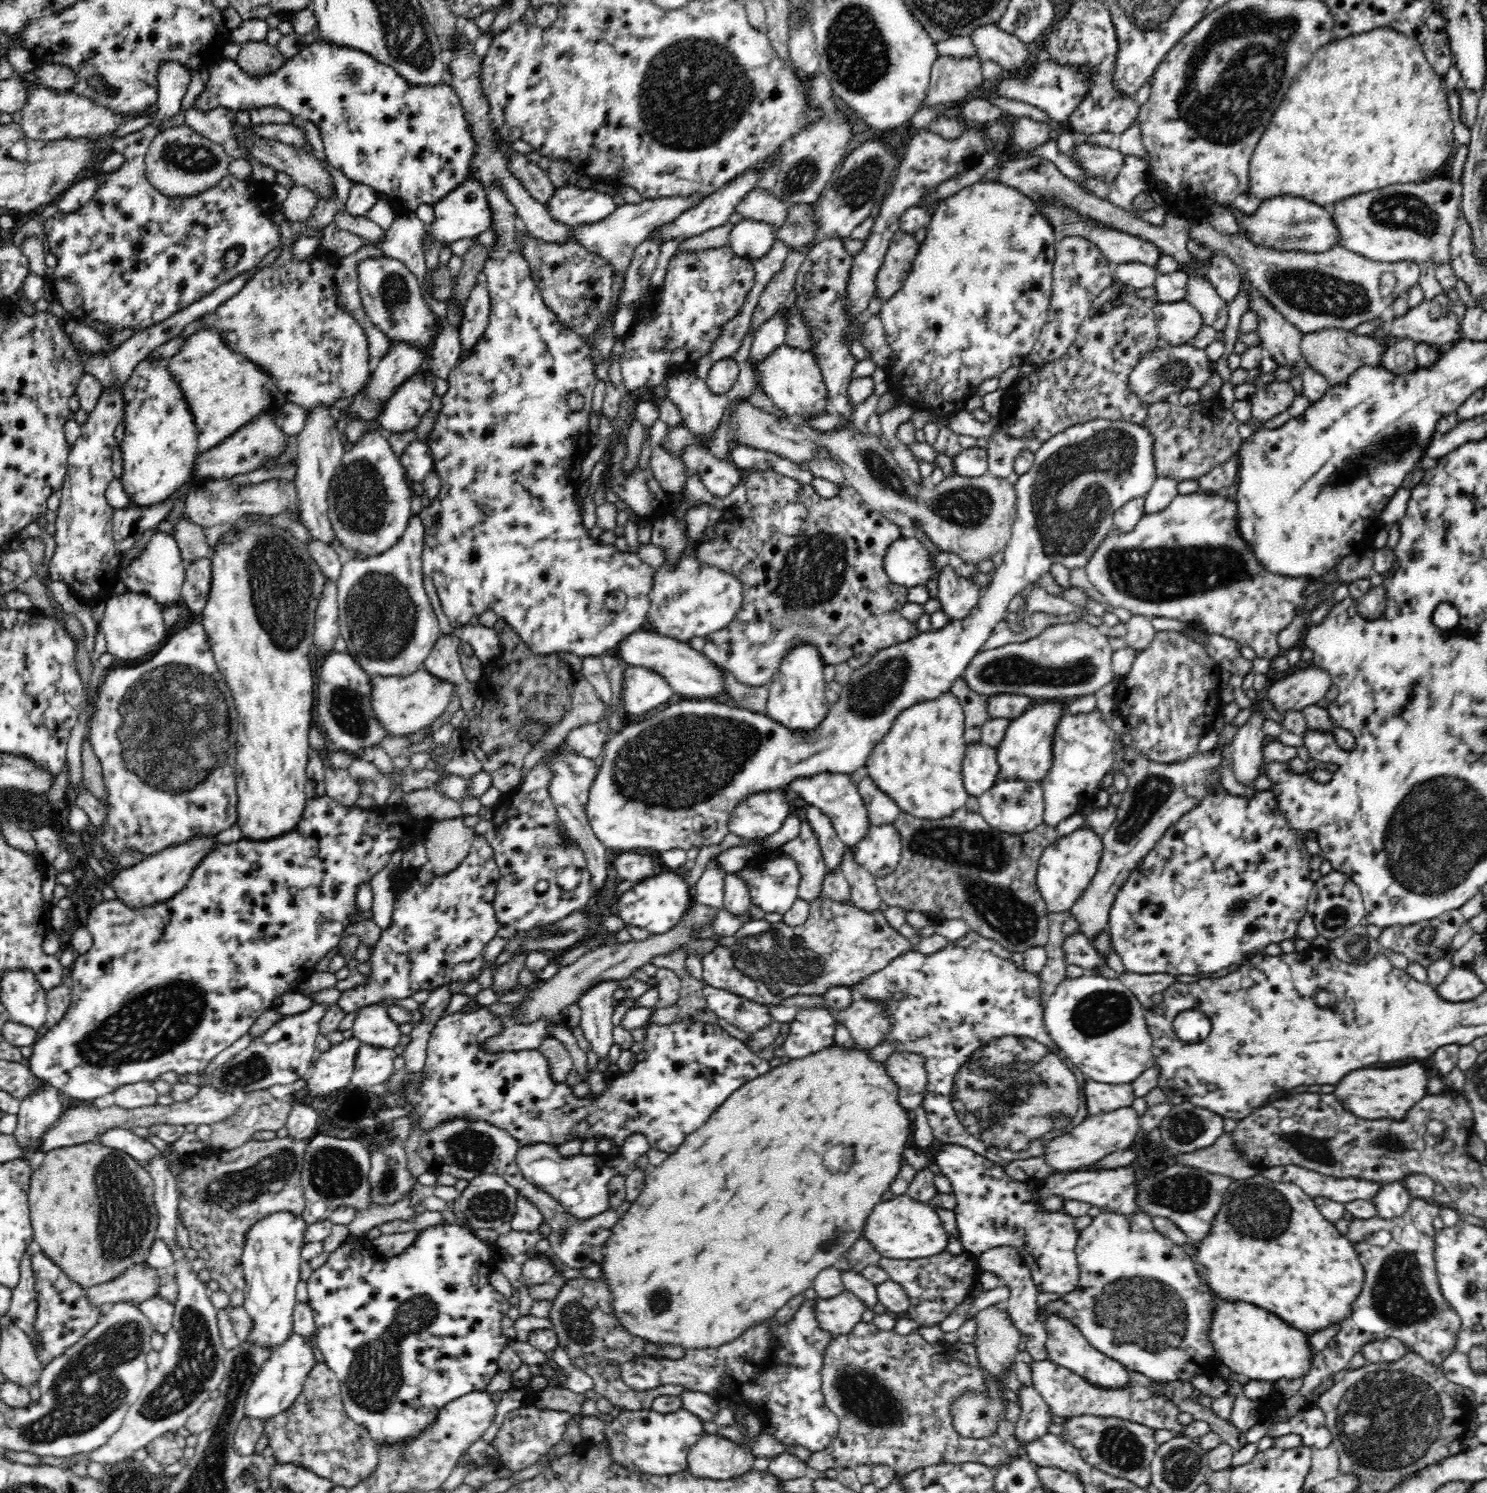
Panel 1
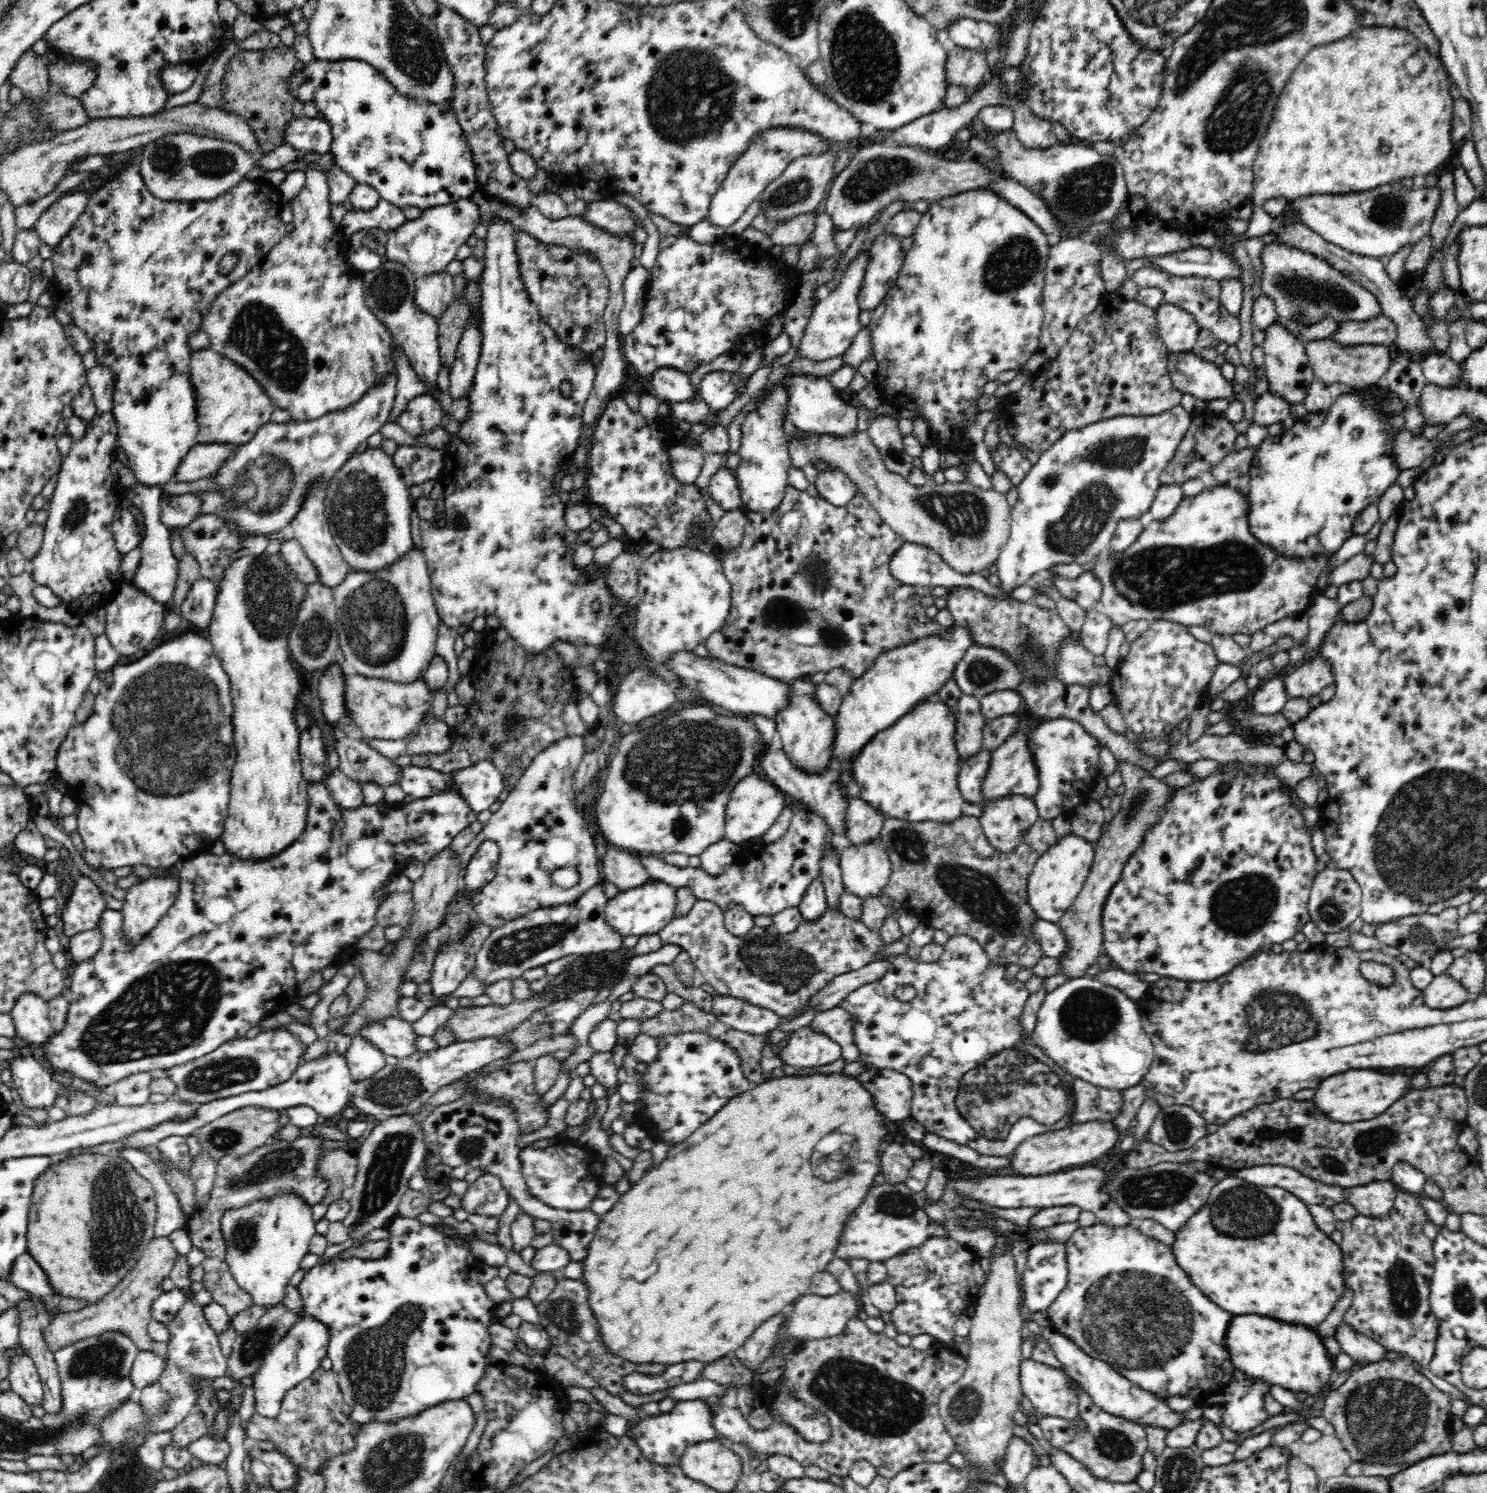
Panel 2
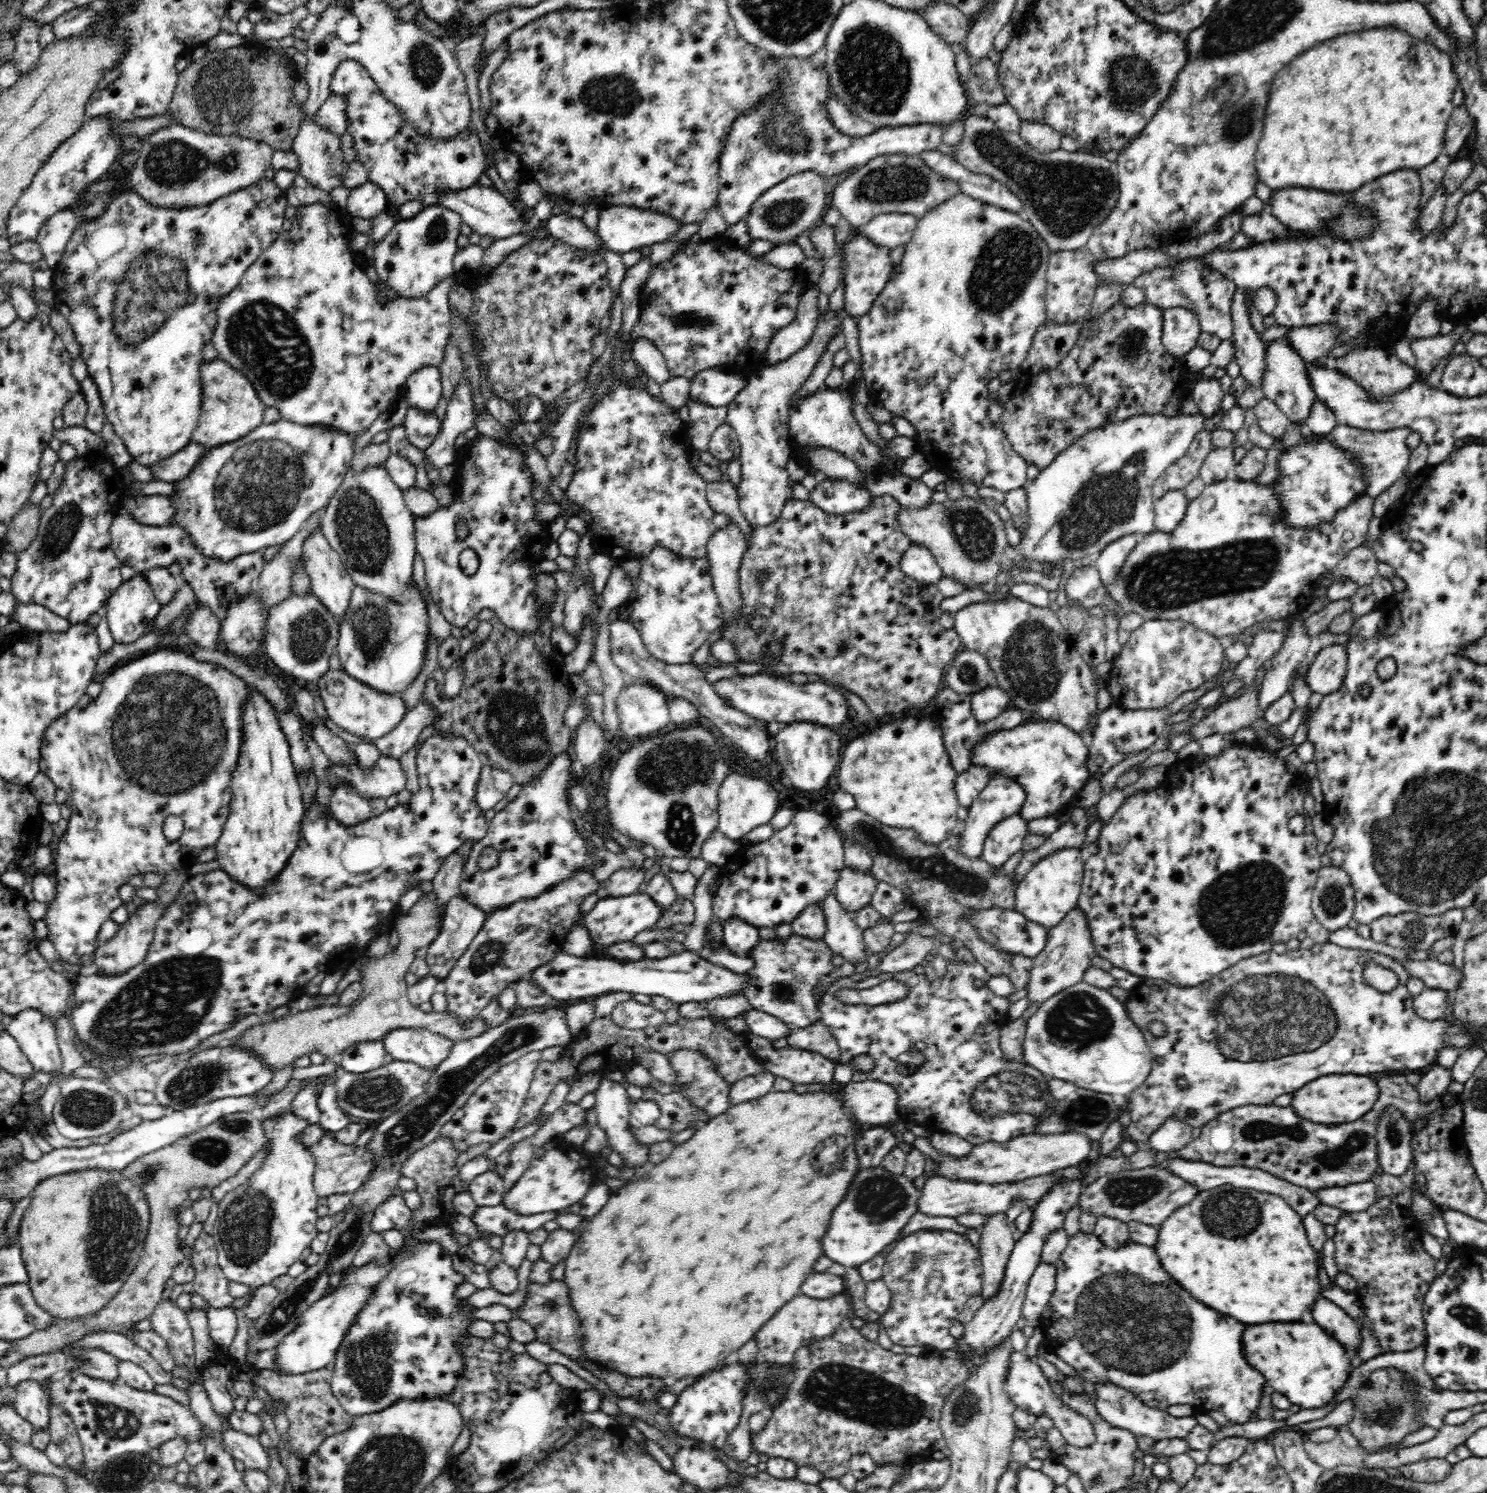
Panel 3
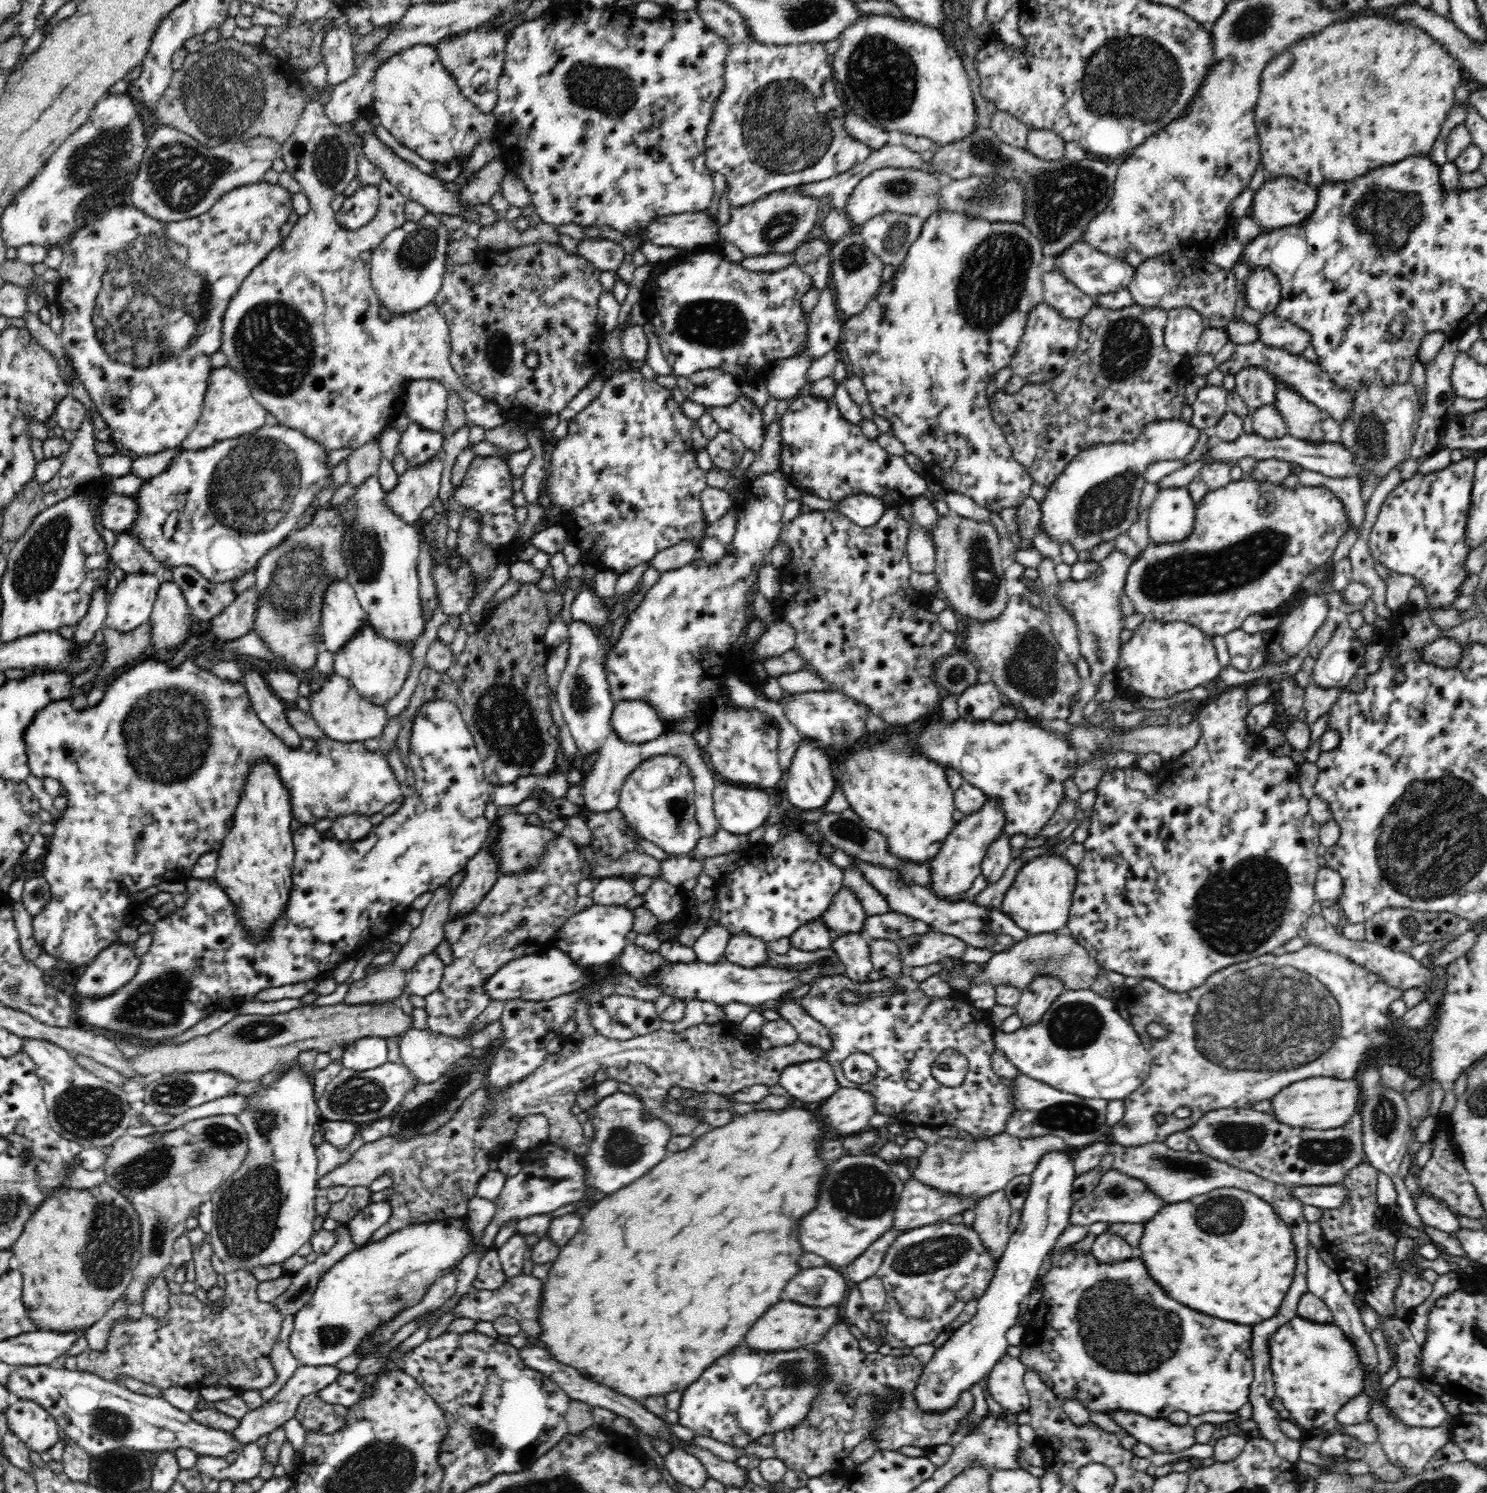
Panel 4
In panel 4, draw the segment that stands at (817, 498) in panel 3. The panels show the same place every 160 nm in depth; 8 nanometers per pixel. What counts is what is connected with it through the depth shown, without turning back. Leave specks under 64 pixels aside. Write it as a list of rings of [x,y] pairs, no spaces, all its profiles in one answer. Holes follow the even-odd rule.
[[[869,494],[849,496],[837,504],[840,513],[862,528],[875,525],[888,508],[883,500]]]

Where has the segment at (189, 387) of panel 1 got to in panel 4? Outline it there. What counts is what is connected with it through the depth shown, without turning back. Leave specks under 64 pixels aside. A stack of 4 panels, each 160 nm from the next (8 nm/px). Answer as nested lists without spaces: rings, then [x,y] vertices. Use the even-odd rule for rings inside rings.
[[[230,368],[212,370],[208,380],[208,394],[204,397],[202,416],[199,416],[192,432],[182,440],[181,448],[203,449],[226,439],[235,439],[258,430],[265,425],[267,410],[252,396],[246,380]]]

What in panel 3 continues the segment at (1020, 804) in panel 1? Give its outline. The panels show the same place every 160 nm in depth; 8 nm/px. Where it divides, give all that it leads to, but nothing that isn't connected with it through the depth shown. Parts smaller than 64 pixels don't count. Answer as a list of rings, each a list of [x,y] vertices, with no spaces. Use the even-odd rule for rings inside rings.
[[[1019,813],[998,822],[990,830],[984,842],[982,859],[998,869],[1010,860],[1010,856],[1014,856],[1020,850],[1025,850],[1027,846],[1025,837],[1029,835],[1026,824],[1026,820],[1022,819]]]

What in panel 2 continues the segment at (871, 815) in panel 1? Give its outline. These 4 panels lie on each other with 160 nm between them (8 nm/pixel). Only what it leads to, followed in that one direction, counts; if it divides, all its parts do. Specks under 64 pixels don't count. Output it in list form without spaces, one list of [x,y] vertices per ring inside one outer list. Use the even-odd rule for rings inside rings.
[[[860,797],[850,799],[844,812],[844,837],[850,845],[870,844],[879,838],[885,818]]]

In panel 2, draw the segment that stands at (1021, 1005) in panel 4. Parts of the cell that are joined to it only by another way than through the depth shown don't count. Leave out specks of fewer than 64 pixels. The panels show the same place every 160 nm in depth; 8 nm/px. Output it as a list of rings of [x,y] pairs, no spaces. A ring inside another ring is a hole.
[[[1130,763],[1117,764],[1120,770],[1125,792],[1122,795],[1121,807],[1117,814],[1109,815],[1110,825],[1106,834],[1094,843],[1095,856],[1092,868],[1080,894],[1074,899],[1072,906],[1062,915],[1059,922],[1060,929],[1066,937],[1066,952],[1058,956],[1058,970],[1056,974],[1064,975],[1066,980],[1088,976],[1087,971],[1097,964],[1098,957],[1104,953],[1102,946],[1102,906],[1106,896],[1110,894],[1116,880],[1120,880],[1120,872],[1128,862],[1128,854],[1132,854],[1143,842],[1146,830],[1150,824],[1158,822],[1158,810],[1170,798],[1172,787],[1162,783],[1160,779],[1150,778],[1148,771],[1138,769]]]

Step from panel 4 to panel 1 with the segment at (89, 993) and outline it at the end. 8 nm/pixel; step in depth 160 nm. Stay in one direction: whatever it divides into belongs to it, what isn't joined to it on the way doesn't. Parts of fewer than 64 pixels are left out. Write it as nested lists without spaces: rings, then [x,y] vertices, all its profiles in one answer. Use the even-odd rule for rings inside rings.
[[[217,836],[198,838],[198,840],[190,840],[188,844],[172,845],[155,855],[143,857],[138,864],[117,870],[112,884],[103,889],[103,898],[106,901],[118,898],[130,909],[143,909],[164,902],[176,896],[186,886],[192,870],[216,845],[218,845]]]

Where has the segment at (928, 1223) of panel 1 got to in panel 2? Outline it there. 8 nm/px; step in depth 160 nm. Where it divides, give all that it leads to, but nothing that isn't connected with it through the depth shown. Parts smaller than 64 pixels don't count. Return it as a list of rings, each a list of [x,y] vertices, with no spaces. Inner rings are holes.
[[[905,1183],[876,1184],[866,1192],[860,1206],[844,1222],[844,1232],[840,1236],[840,1248],[836,1257],[845,1261],[866,1259],[869,1262],[883,1262],[906,1248],[922,1246],[924,1240],[932,1233],[929,1230],[930,1218],[924,1211],[925,1191],[914,1192]]]

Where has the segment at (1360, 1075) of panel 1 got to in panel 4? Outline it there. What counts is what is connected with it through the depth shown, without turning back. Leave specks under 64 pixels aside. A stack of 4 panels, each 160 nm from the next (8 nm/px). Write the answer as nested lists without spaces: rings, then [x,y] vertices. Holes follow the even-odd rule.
[[[1328,1076],[1300,1080],[1270,1099],[1270,1114],[1276,1121],[1294,1128],[1325,1131],[1344,1126],[1358,1113],[1360,1087],[1354,1079],[1337,1080]]]

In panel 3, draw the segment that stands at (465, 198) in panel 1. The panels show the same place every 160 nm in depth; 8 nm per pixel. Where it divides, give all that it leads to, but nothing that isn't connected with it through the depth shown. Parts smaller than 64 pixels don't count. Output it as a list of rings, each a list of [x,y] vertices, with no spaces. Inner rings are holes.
[[[438,205],[424,207],[412,219],[397,222],[382,240],[377,241],[371,257],[374,269],[384,288],[396,293],[396,299],[417,299],[426,296],[439,282],[455,274],[453,258],[460,236],[460,216]]]

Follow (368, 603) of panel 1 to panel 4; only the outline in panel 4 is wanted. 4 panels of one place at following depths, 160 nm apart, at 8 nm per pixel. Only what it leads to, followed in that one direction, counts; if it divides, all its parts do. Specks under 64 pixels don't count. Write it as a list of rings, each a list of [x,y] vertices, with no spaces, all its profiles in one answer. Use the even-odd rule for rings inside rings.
[[[366,623],[362,632],[350,640],[334,656],[334,672],[347,678],[352,686],[373,706],[386,706],[402,690],[402,684],[410,672],[412,651],[406,649],[405,644],[385,640]]]

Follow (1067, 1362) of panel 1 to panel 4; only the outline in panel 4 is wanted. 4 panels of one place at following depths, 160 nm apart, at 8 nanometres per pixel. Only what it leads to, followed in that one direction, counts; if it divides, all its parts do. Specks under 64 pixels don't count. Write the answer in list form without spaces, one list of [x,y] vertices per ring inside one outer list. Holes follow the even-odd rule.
[[[1114,1411],[1112,1416],[1118,1424],[1134,1436],[1137,1442],[1150,1445],[1154,1452],[1176,1453],[1196,1444],[1195,1428],[1178,1426],[1168,1419],[1153,1419],[1140,1413]]]

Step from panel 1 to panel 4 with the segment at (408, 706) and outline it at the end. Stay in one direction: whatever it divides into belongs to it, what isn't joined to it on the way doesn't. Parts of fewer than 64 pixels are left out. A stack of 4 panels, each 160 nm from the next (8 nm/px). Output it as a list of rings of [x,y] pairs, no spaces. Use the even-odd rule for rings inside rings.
[[[334,672],[331,674],[313,673],[307,682],[311,687],[308,696],[312,719],[329,739],[341,742],[361,742],[378,738],[387,725],[386,710],[383,706],[373,706],[368,700],[348,684],[348,679]]]

